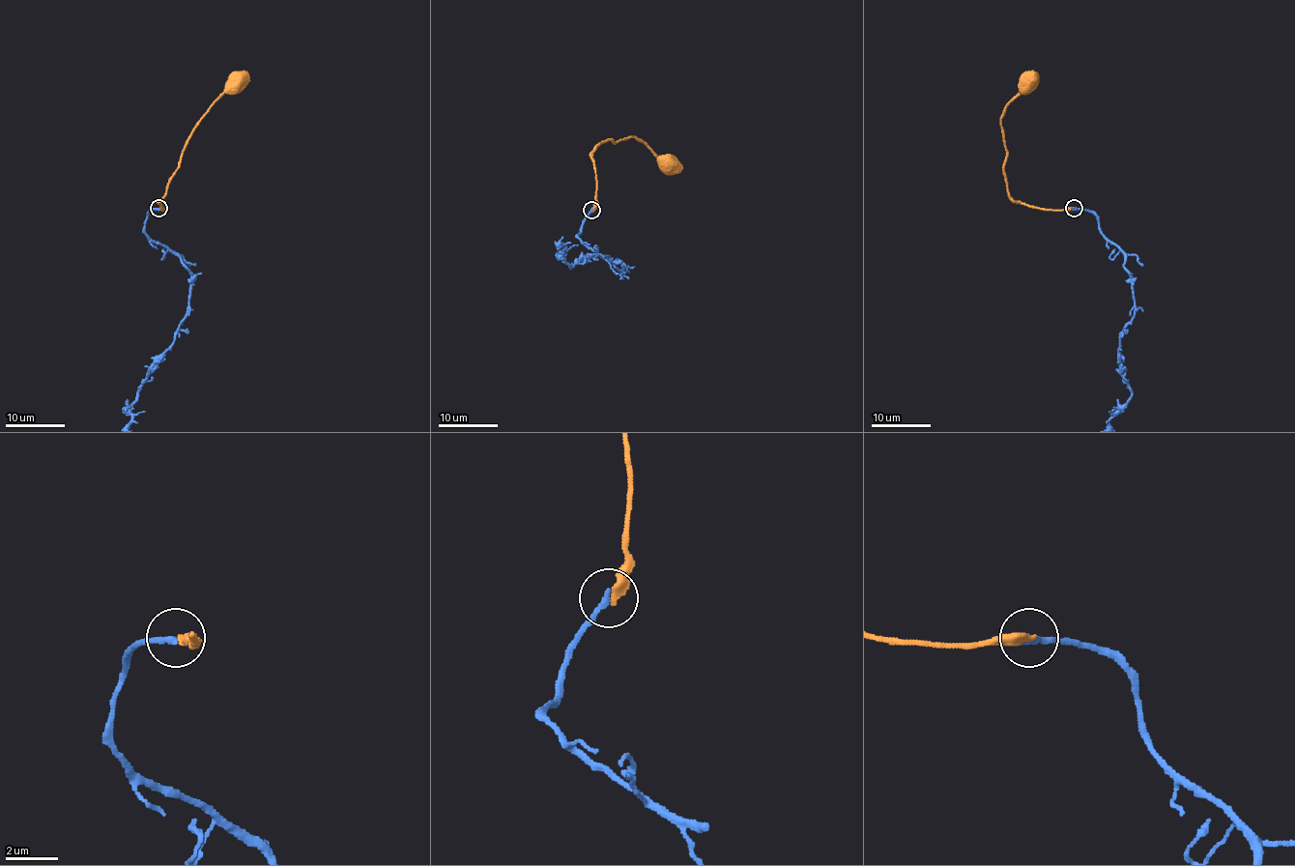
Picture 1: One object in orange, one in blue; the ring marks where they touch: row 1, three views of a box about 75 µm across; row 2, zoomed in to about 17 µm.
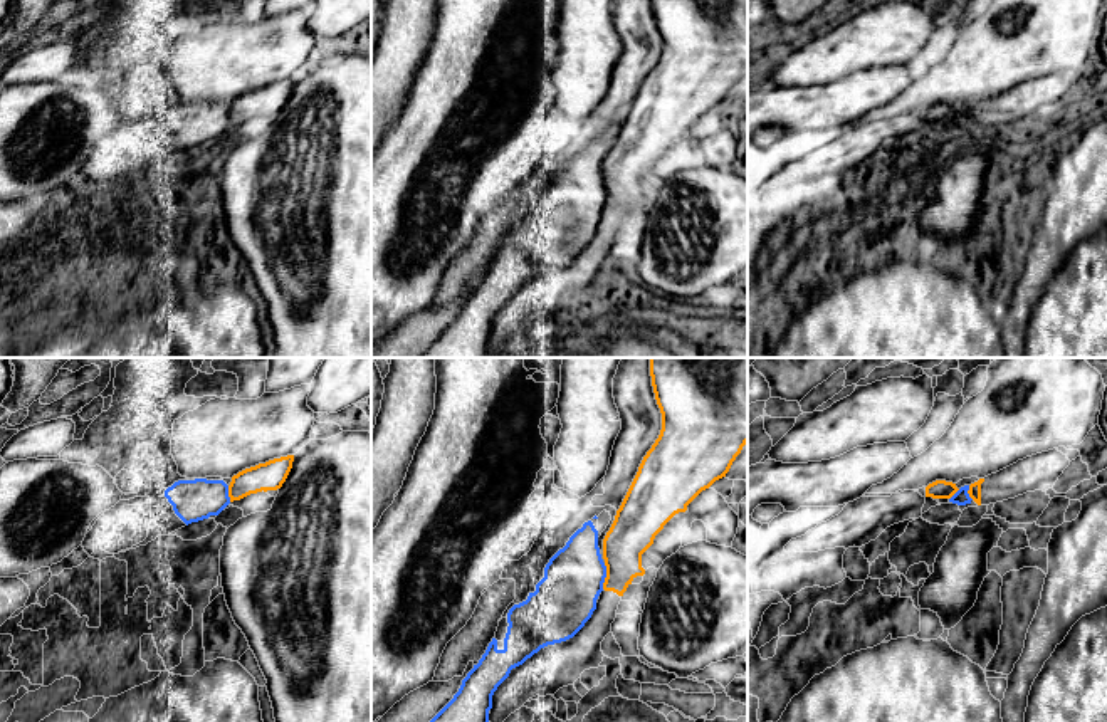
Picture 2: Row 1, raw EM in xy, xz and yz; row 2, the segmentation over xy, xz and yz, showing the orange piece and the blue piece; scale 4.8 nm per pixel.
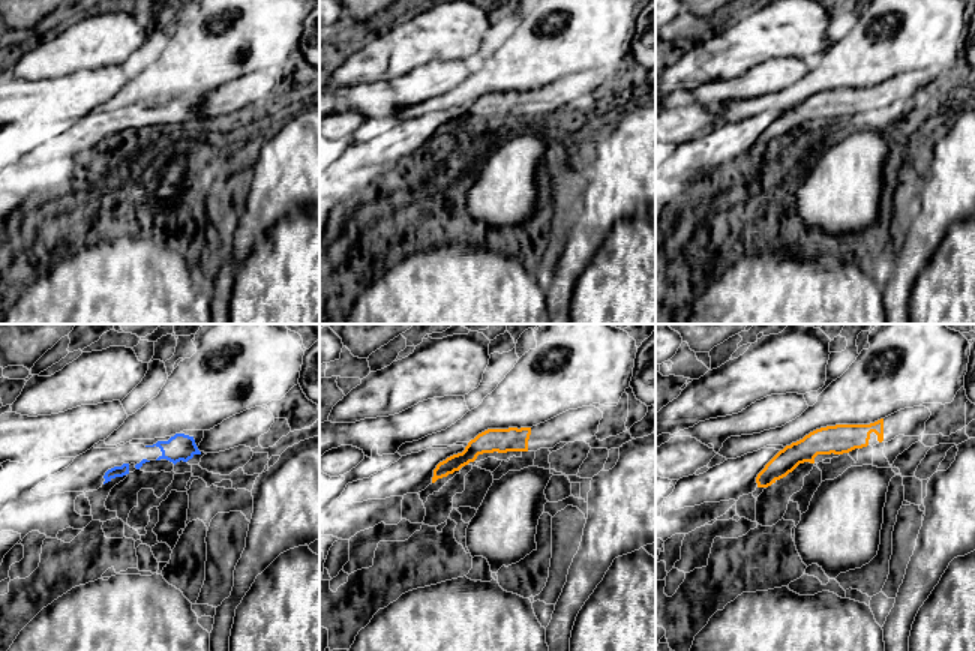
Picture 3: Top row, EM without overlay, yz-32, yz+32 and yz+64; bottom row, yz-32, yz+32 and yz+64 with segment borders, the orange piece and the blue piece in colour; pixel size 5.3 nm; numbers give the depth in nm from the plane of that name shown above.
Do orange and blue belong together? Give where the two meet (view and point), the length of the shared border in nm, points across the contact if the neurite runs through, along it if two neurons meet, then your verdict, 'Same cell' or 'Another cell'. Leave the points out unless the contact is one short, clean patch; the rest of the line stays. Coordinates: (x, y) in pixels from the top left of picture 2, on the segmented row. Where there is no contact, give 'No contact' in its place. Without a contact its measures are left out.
Touches orange at xz (607, 576). Shared border 130 nm. Boundary: xz (605, 563), (602, 588). Another cell

